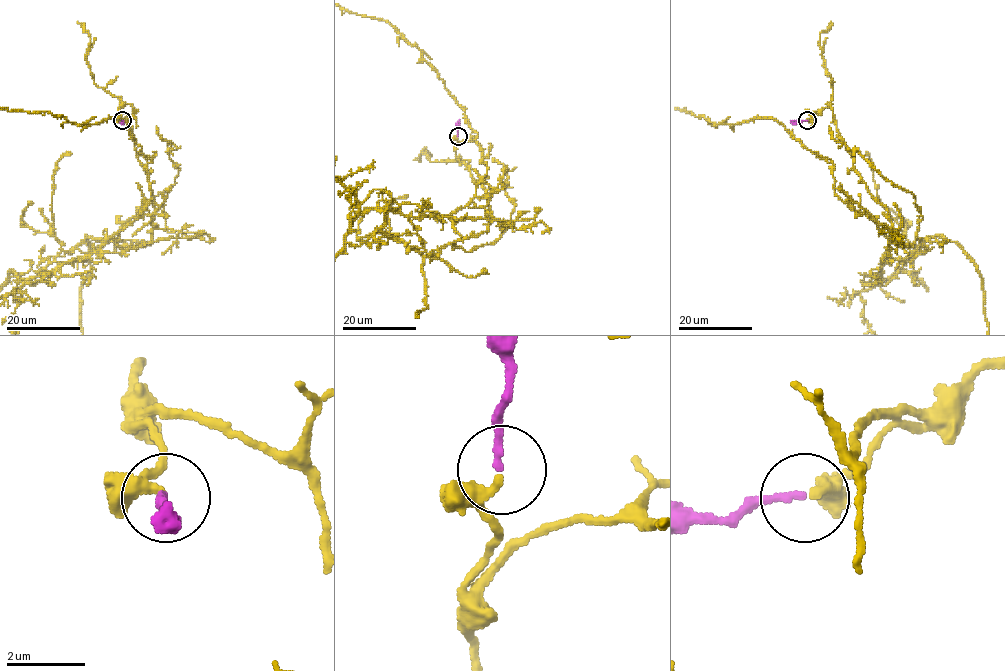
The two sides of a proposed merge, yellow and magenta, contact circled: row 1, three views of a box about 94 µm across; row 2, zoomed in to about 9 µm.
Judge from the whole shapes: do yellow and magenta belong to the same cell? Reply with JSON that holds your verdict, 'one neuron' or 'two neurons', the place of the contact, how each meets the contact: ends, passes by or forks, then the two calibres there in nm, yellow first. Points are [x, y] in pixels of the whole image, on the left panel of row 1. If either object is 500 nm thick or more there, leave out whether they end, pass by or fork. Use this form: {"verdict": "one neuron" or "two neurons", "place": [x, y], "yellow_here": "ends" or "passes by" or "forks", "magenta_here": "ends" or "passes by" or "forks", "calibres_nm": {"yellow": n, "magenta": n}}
{"verdict": "one neuron", "place": [122, 120], "yellow_here": "passes by", "magenta_here": "ends", "calibres_nm": {"yellow": 190, "magenta": 180}}

